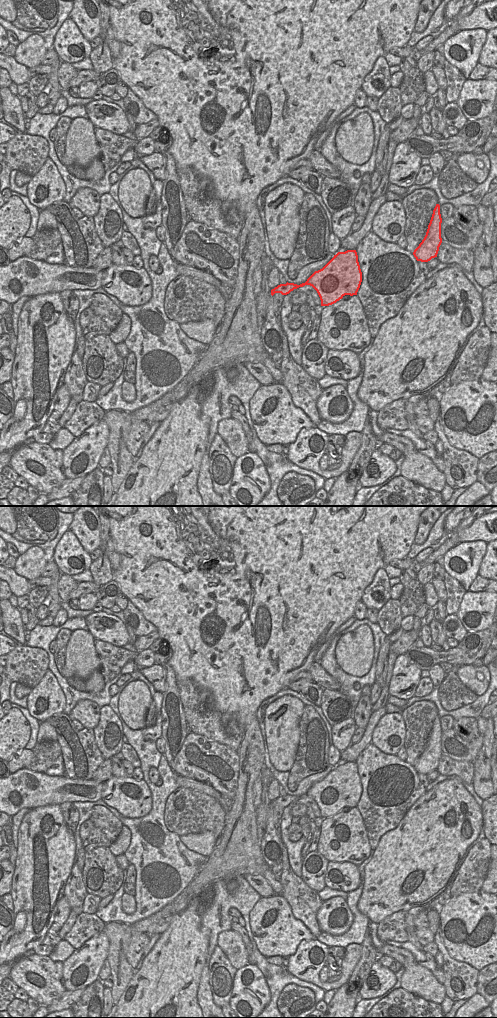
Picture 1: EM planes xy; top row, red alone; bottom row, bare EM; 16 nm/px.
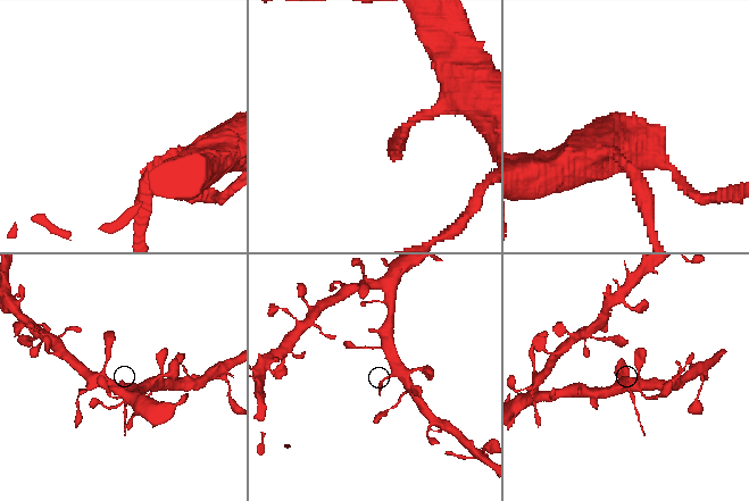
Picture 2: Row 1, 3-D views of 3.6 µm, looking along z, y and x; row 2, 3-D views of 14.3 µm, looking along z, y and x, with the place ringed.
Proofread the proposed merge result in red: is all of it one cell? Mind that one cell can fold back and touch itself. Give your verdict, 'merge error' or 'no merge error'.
merge error

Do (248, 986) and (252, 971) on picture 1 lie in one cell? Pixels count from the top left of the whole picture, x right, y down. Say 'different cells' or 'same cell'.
same cell

